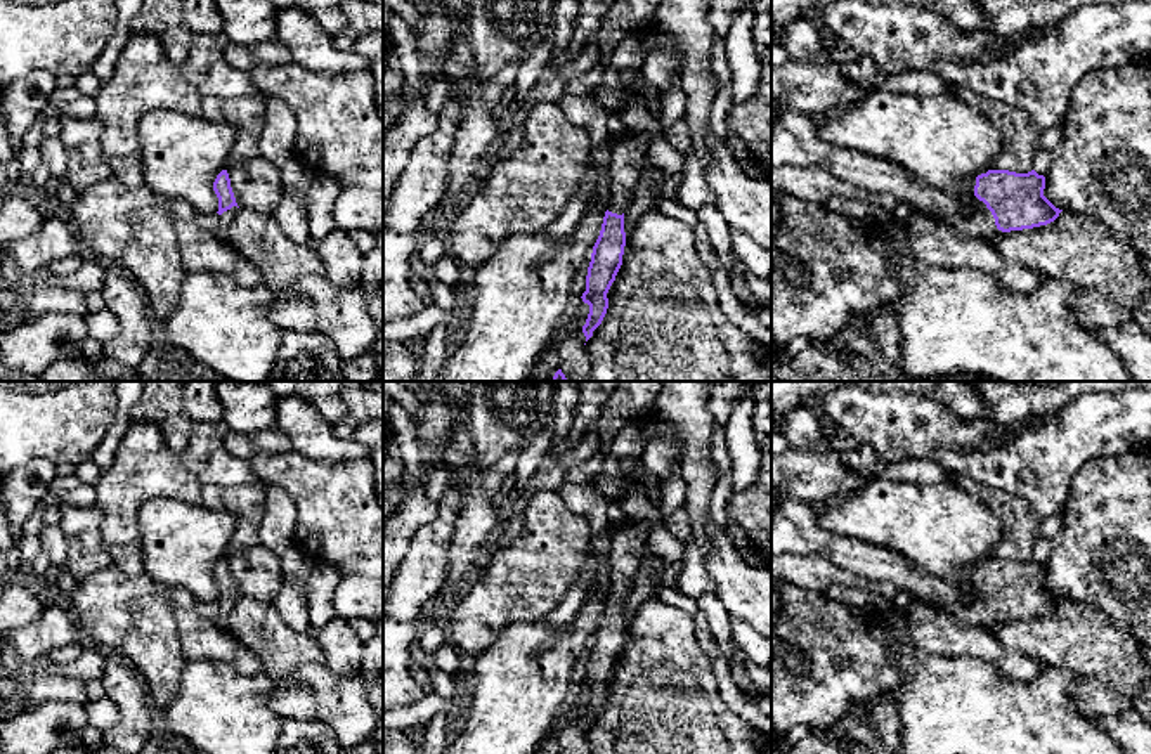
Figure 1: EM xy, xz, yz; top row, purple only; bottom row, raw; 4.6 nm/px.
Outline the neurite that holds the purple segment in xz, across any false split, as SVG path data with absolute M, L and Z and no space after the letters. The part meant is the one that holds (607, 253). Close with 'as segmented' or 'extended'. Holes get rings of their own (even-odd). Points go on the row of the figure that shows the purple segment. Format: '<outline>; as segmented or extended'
M652 123L638 130L615 127L619 139L608 147L610 198L600 236L593 246L586 291L581 296L589 305L589 314L582 326L586 341L607 314L607 293L622 265L626 246L624 213L634 196L641 170L648 161L650 127Z; extended

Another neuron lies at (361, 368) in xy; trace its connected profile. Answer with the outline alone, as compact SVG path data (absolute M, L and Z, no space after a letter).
M367 350L341 362L341 381L376 381L376 355Z

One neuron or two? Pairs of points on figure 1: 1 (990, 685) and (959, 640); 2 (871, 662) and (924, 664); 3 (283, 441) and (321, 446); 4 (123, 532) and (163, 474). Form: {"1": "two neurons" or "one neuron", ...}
{"1": "two neurons", "2": "two neurons", "3": "two neurons", "4": "one neuron"}

